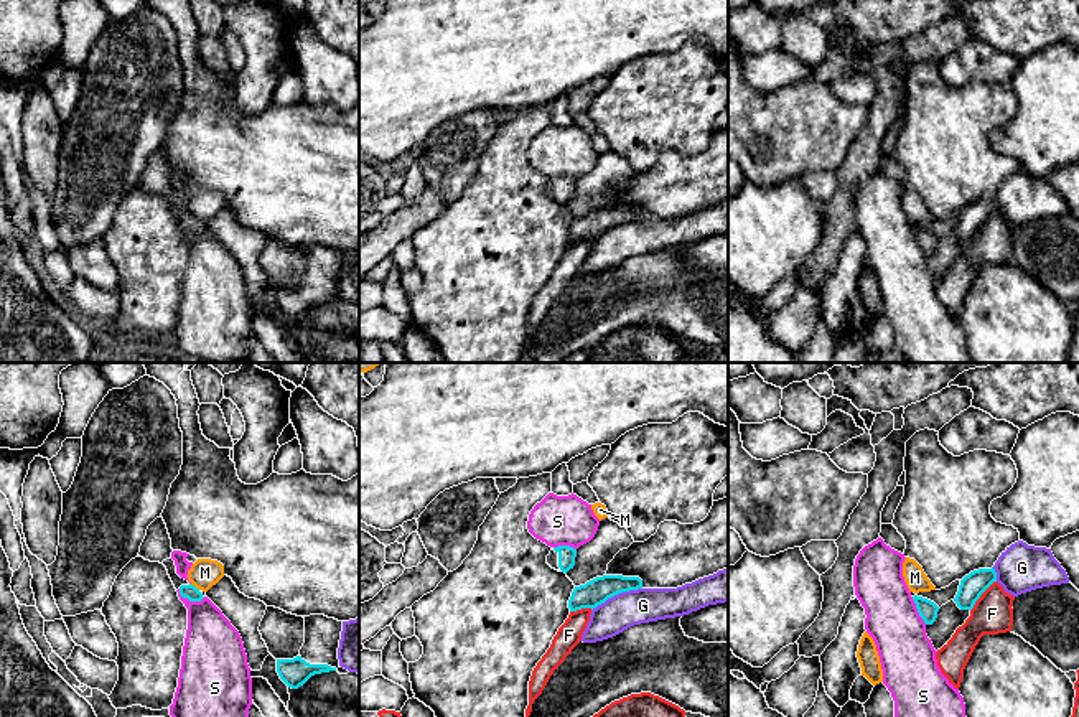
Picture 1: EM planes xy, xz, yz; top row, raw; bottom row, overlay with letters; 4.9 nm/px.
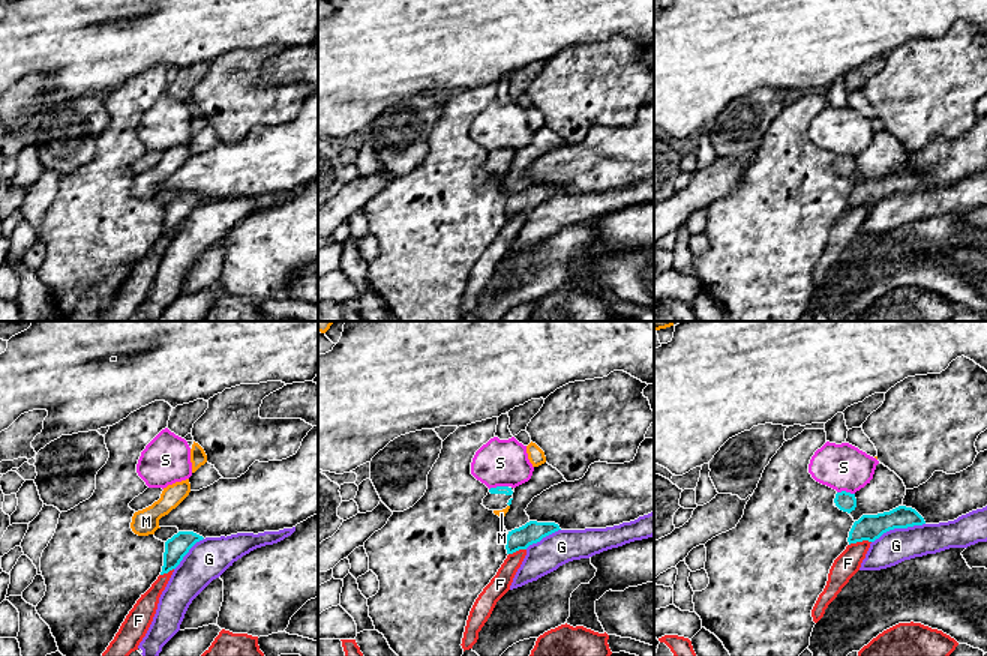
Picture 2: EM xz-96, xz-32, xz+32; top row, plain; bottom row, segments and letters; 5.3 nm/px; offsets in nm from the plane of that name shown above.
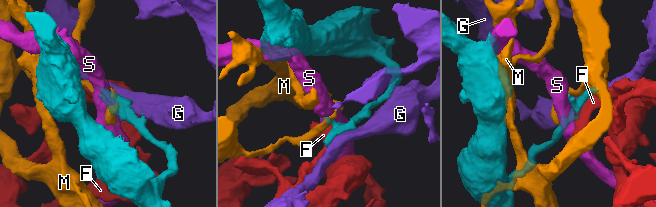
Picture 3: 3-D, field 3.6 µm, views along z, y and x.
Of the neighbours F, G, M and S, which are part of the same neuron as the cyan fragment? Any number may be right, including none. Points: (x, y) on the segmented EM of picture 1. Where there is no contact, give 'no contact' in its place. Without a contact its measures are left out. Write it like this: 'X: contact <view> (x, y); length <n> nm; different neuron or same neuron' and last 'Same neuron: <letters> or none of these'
F: contact yz (980, 594); length 200 nm; different neuron
G: contact xz (616, 594); length 280 nm; different neuron
M: contact xy (193, 585); length 60 nm; different neuron
S: contact xy (190, 600); length 140 nm; different neuron
Same neuron: none of these

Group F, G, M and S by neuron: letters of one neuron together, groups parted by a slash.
F / G / M / S

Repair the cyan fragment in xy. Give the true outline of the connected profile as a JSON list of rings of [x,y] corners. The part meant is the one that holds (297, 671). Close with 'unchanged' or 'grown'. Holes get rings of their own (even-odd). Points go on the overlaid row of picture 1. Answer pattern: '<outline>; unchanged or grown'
[[[325,615],[305,618],[305,643],[293,659],[277,659],[280,679],[292,689],[303,686],[311,676],[339,668],[338,648],[343,621]]]; grown

